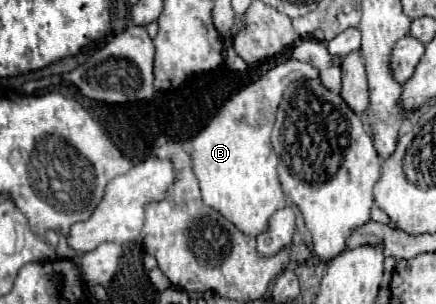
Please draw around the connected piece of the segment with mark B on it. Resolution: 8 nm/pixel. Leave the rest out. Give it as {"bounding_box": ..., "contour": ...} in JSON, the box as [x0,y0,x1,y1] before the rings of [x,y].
{"bounding_box":[191,61,319,237],"contour":[[[301,61],[275,65],[261,79],[233,95],[211,123],[193,139],[191,165],[199,179],[203,201],[251,237],[263,233],[271,213],[289,203],[277,177],[279,159],[271,147],[271,129],[287,85],[299,77],[319,81],[319,69]]]}

